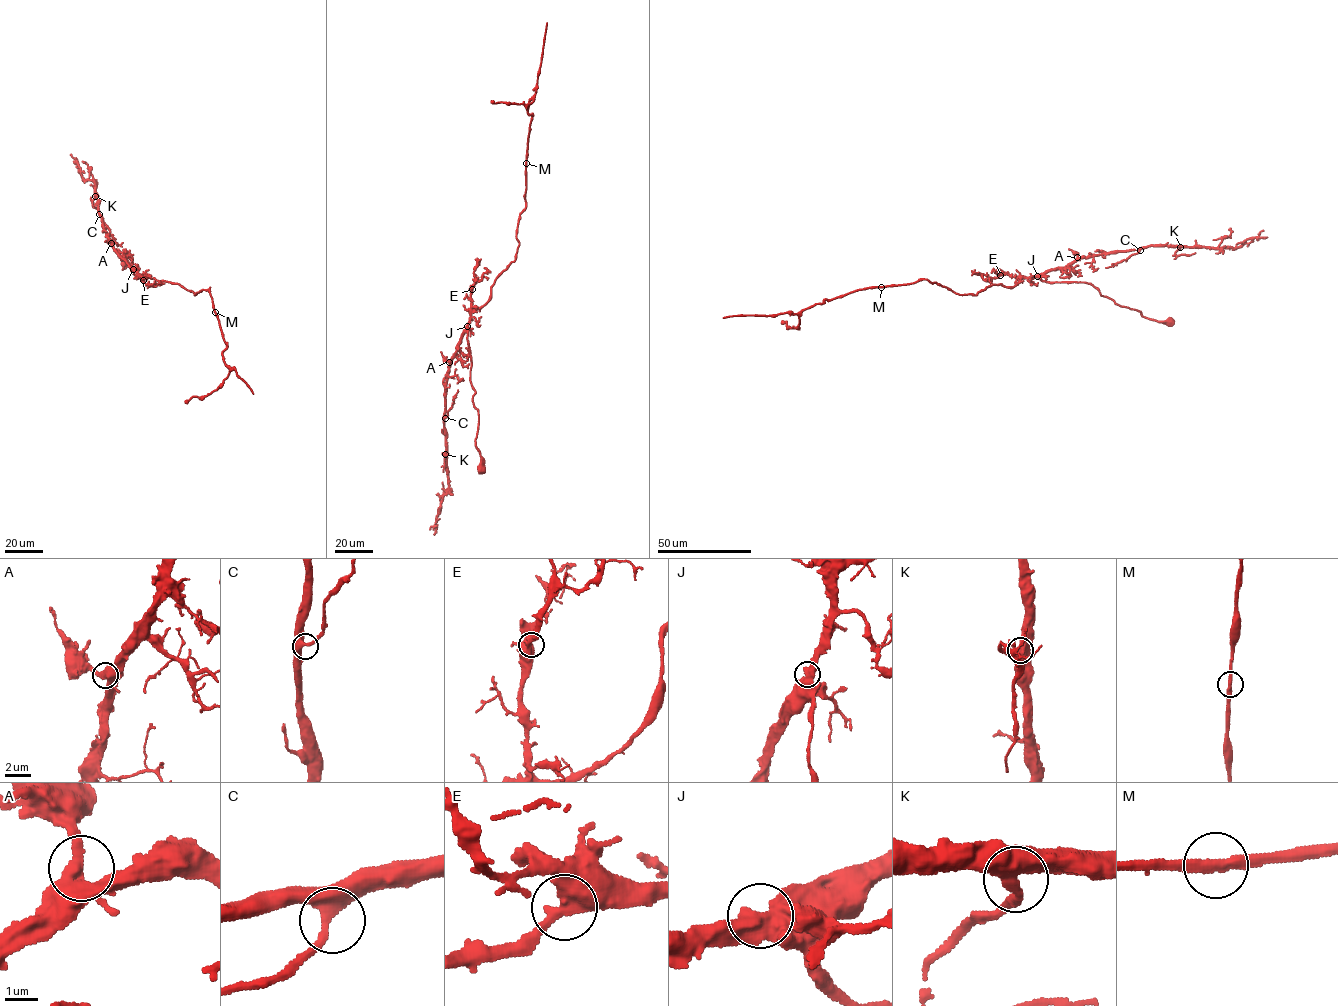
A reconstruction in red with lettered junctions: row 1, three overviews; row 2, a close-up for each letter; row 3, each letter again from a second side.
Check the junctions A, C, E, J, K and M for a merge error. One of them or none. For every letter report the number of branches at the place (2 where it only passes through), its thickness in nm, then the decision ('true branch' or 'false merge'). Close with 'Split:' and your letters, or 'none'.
A: 2 | 420 nm | true branch
C: 3 | 320 nm | true branch
E: 2 | 480 nm | true branch
J: 2 | 600 nm | true branch
K: 3 | 320 nm | true branch
M: 2 | 320 nm | true branch
Split: none

